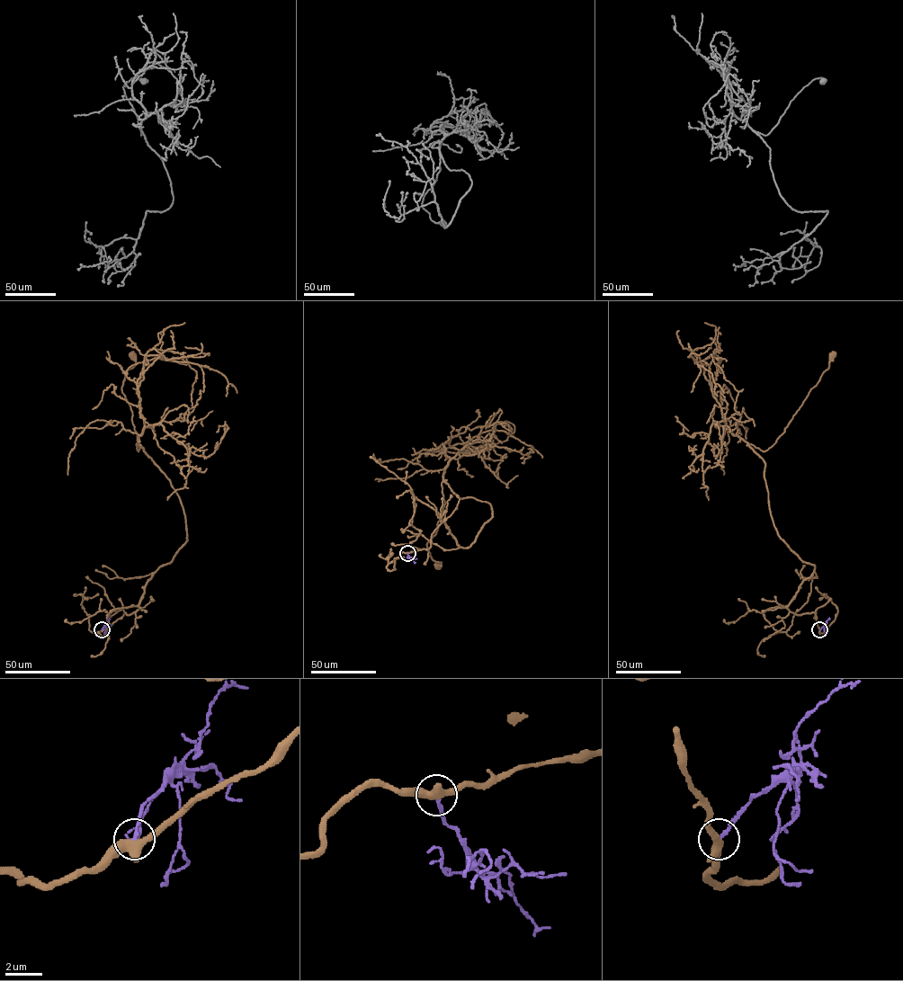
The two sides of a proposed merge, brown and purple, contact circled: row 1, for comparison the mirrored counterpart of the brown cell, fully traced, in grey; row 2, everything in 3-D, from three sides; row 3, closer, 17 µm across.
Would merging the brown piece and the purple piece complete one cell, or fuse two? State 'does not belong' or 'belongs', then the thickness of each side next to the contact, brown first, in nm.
does not belong | 400/180 nm

